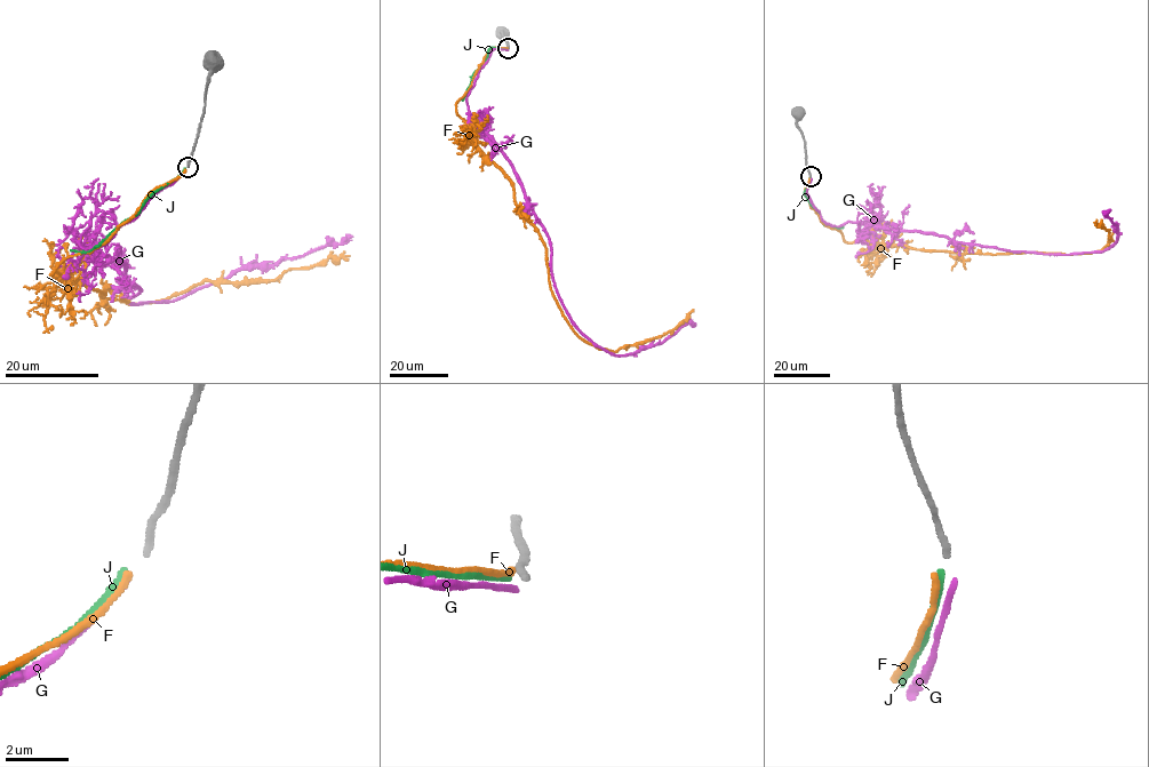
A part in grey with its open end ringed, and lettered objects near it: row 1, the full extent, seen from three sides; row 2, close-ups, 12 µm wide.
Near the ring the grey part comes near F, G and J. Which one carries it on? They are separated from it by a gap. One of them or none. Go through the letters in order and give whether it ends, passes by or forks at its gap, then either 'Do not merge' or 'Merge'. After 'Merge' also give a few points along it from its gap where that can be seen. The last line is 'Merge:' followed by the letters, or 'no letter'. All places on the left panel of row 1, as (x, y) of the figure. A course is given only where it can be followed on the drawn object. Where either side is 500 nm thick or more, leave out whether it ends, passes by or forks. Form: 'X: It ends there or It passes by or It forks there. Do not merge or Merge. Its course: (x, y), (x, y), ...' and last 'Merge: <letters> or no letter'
F: It ends there. Do not merge
G: It ends there. Do not merge
J: It ends there. Do not merge
Merge: no letter

